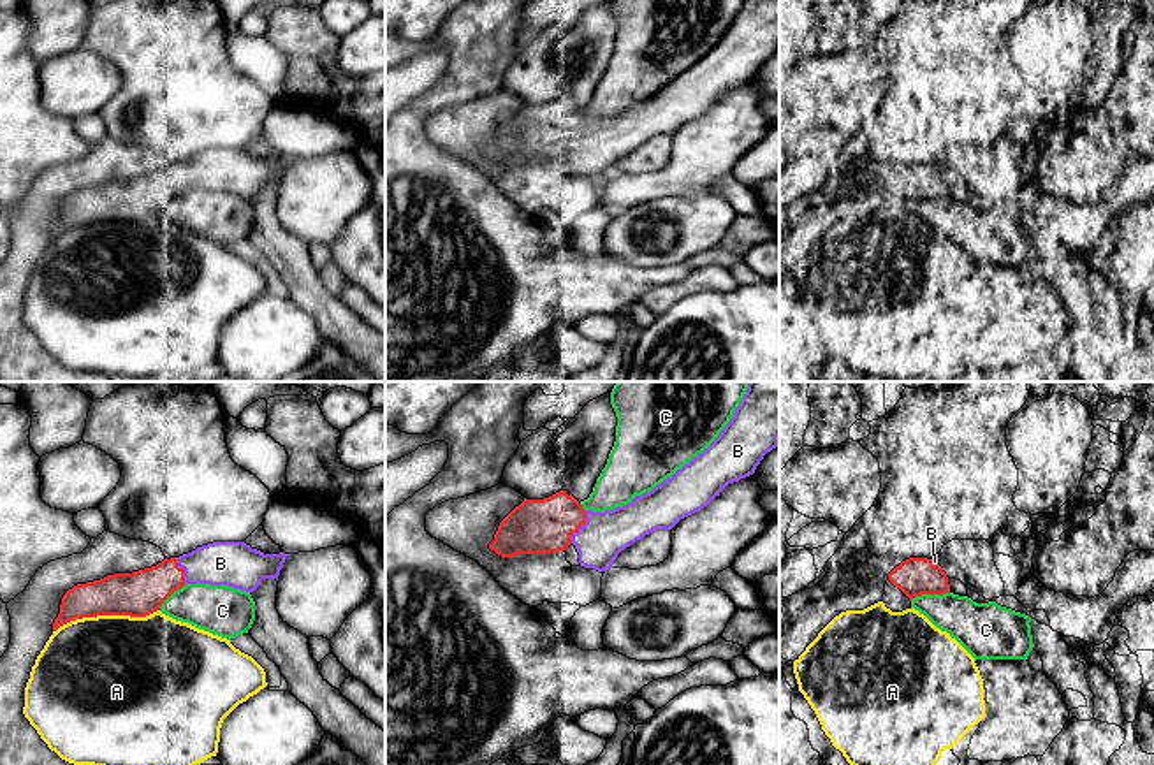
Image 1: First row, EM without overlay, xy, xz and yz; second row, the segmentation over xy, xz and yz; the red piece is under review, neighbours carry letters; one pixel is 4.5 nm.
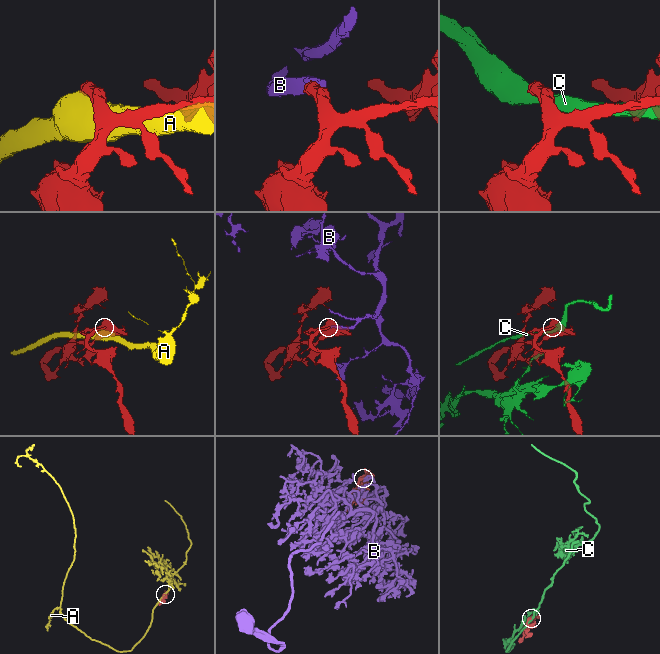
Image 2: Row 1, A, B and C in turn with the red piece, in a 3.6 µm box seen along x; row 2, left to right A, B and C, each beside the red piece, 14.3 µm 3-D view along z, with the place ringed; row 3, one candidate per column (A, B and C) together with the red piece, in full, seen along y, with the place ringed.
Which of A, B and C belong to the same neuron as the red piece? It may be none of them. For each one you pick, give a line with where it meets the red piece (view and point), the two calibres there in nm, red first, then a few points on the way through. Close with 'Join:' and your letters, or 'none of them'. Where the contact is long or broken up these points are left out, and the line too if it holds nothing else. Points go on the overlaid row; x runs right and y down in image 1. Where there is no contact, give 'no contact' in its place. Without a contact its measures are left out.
B: xz (581, 524) | 260/200 nm
Join: B

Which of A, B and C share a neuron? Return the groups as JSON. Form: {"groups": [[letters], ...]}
{"groups": [["A"], ["B"], ["C"]]}

